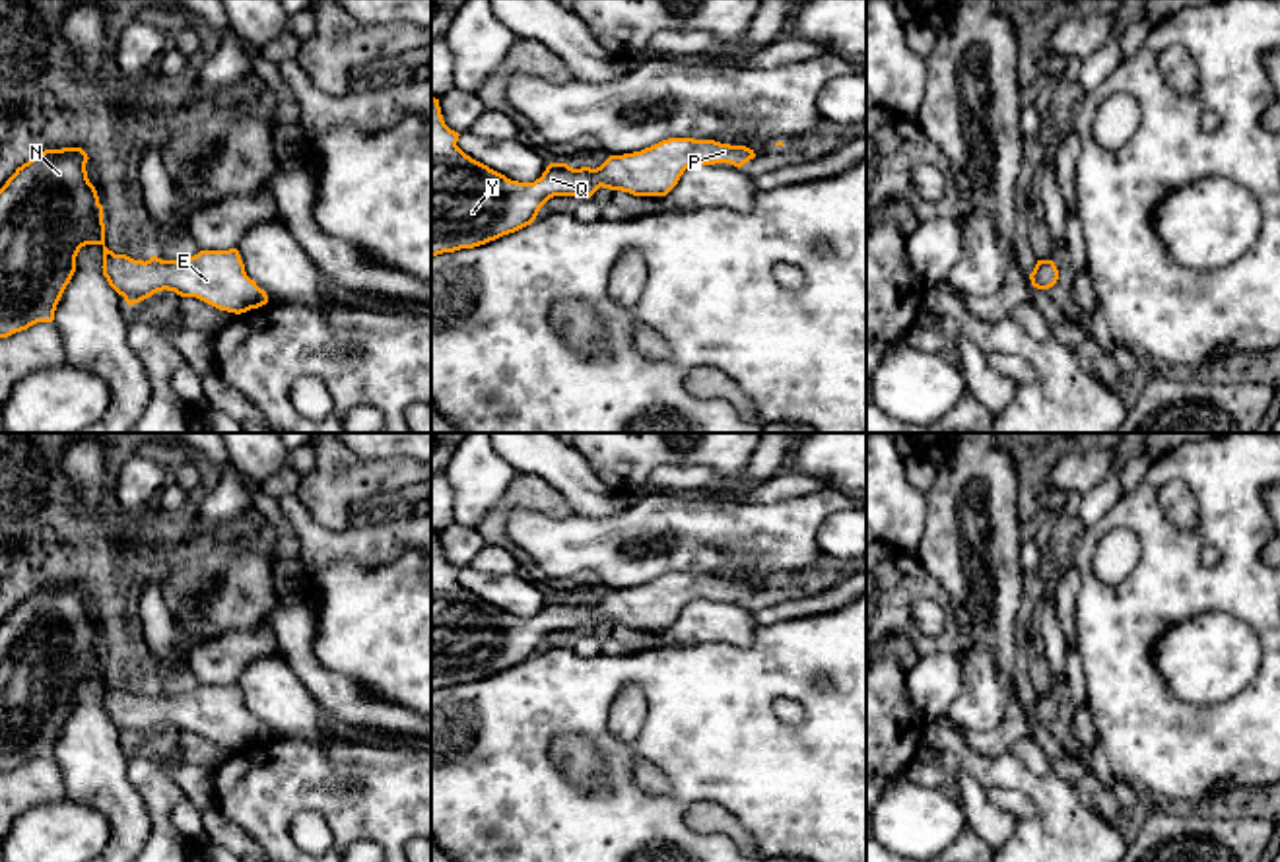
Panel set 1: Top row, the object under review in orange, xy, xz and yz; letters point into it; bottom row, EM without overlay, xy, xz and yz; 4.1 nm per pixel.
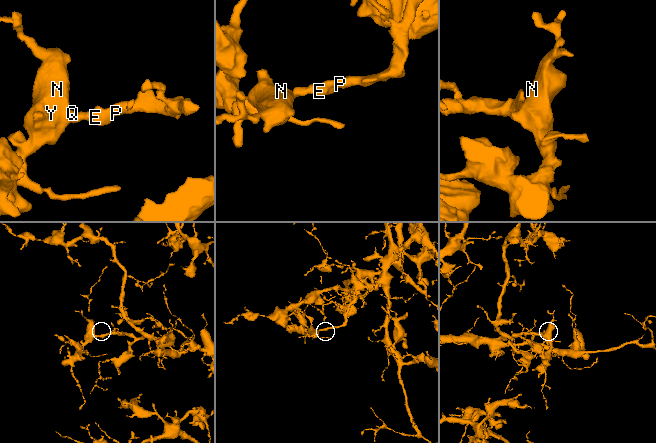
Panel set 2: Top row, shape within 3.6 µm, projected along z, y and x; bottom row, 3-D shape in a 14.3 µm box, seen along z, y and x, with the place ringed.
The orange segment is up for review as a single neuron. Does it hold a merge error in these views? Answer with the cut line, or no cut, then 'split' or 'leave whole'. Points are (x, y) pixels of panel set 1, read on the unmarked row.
cut none; leave whole

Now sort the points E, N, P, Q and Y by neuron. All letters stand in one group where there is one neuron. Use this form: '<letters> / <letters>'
E N P Q Y

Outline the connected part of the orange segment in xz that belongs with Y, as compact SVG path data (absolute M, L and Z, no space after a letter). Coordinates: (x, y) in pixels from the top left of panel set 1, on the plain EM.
M431 532L431 691L474 683L515 668L530 660L540 643L554 631L590 633L600 621L633 631L666 631L690 602L730 598L740 604L756 592L754 584L746 580L668 573L641 586L610 590L596 604L550 598L534 617L519 617L466 590L456 580L458 571L445 559L439 534Z

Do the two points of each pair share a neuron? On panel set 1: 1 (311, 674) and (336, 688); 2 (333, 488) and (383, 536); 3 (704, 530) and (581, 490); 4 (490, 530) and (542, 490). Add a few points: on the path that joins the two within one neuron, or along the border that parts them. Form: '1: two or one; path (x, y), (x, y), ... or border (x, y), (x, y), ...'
1: one; path (317, 678), (331, 688)
2: two; border (305, 507), (329, 529), (348, 527)
3: two; border (628, 507), (593, 521), (581, 517)
4: one; path (498, 515), (517, 496), (527, 492)

